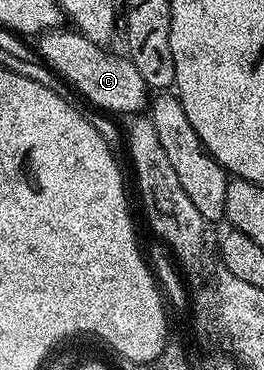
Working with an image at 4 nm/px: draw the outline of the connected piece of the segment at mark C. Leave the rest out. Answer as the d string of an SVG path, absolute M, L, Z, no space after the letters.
M59 27L43 32L37 41L39 53L37 56L53 69L63 82L70 84L71 81L94 104L95 110L105 111L110 115L115 115L114 113L138 115L147 108L152 97L151 90L146 88L144 79L140 79L140 71L136 71L129 56L117 57L114 53L106 53L110 51L92 43L84 34L70 27Z

